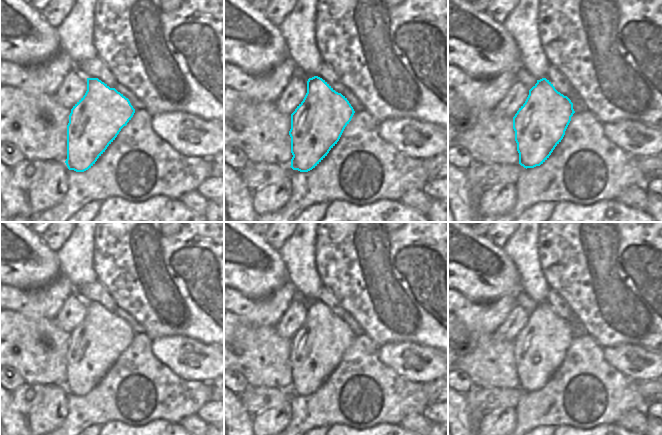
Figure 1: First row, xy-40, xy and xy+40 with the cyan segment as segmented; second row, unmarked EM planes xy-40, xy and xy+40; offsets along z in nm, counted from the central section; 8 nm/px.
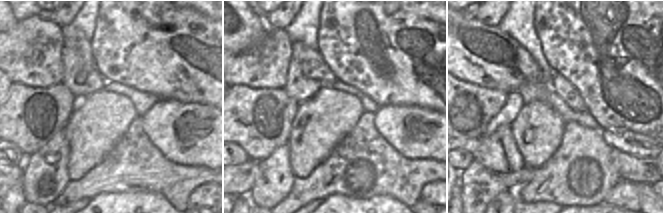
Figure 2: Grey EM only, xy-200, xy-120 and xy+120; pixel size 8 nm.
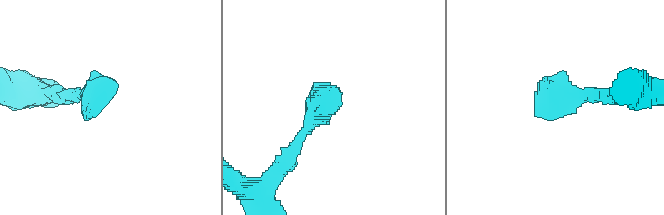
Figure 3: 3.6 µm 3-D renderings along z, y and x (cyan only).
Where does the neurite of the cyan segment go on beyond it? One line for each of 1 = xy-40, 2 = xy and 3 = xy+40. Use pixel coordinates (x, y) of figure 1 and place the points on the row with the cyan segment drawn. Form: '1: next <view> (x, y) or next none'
1: next none
2: next none
3: next none

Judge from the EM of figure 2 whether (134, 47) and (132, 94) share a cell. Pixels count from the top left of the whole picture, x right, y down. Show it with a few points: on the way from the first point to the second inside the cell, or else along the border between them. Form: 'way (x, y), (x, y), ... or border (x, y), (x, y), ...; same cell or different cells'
border (109, 82), (120, 82), (141, 91), (155, 94); different cells

